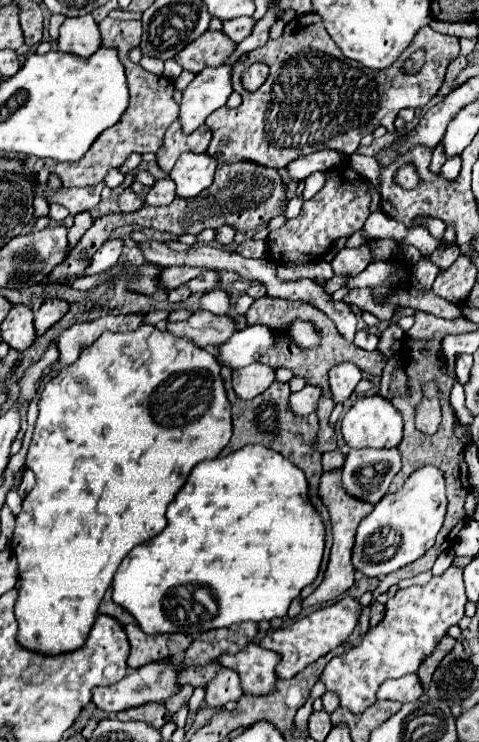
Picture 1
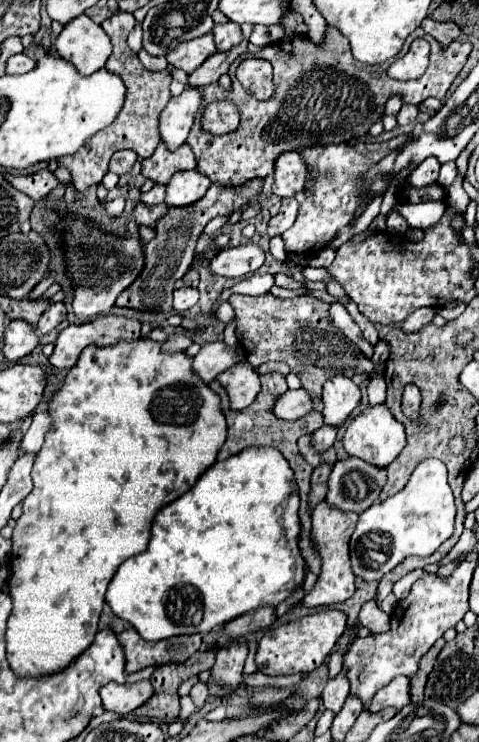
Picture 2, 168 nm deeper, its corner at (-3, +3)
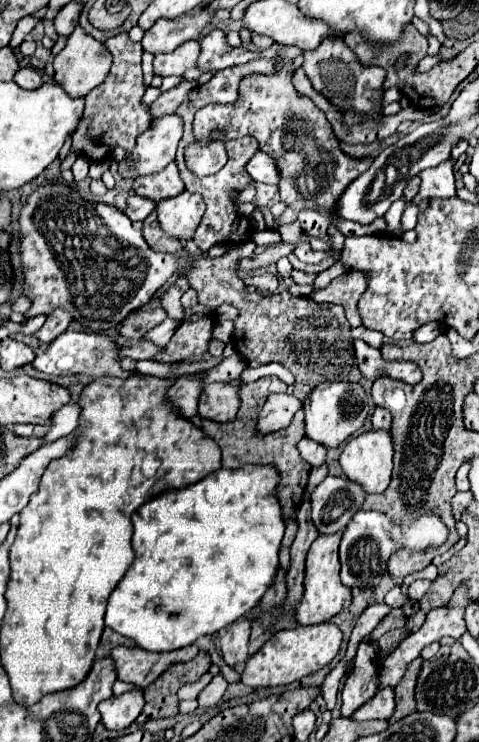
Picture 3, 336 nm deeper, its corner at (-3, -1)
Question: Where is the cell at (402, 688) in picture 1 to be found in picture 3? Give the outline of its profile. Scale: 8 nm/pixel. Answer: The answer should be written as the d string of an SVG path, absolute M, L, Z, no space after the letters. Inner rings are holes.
M390 687L380 689L370 701L366 701L356 713L354 721L368 721L368 719L390 719L394 713L394 691Z

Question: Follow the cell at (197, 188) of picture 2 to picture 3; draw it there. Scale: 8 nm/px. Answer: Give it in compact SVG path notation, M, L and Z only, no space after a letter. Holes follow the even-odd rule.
M180 193L178 197L164 199L156 205L158 223L164 229L166 235L188 241L192 239L196 227L200 225L200 219L204 215L204 201L196 193Z

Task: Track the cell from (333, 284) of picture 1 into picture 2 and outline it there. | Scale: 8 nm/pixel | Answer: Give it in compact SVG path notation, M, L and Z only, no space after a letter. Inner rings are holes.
M276 273L276 285L280 287L286 287L286 289L304 289L306 285L300 283L300 281L294 281L290 275L286 273Z

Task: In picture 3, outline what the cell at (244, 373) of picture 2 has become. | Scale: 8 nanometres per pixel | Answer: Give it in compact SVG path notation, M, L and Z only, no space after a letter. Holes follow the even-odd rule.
M210 383L202 387L198 399L198 417L218 423L232 421L240 407L238 387L228 383Z

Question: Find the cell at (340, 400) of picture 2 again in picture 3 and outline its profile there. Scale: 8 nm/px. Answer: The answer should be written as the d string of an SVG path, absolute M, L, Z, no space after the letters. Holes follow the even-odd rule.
M332 381L332 383L324 383L324 385L318 385L308 401L304 401L304 435L320 445L324 445L326 449L332 449L332 447L338 447L342 441L346 441L352 433L356 433L366 417L368 417L368 411L370 411L370 397L368 393L364 391L364 387L360 383L344 383L344 381Z

